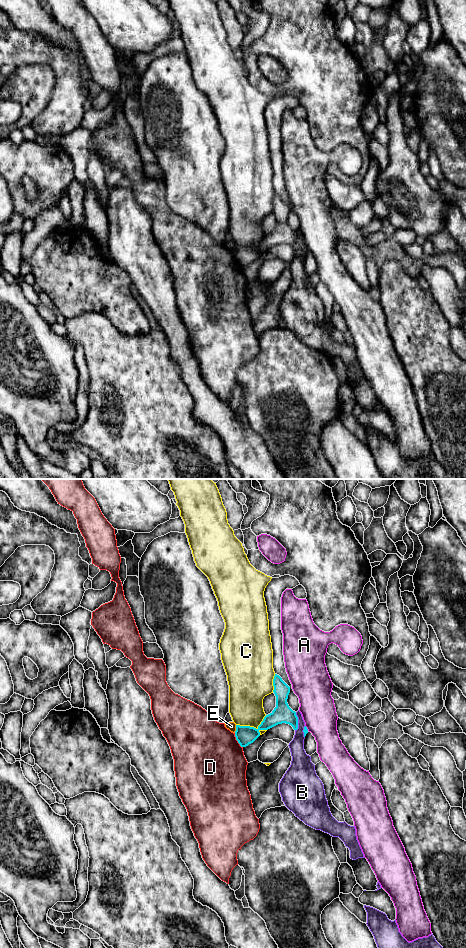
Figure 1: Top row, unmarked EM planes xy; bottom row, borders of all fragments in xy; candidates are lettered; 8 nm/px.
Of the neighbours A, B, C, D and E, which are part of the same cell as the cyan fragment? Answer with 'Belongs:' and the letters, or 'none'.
Belongs: none

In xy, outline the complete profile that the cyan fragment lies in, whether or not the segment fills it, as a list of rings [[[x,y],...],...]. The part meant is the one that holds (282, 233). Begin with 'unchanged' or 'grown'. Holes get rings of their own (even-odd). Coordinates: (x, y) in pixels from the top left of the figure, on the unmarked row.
unchanged; [[[277,194],[274,196],[273,206],[273,212],[276,216],[276,227],[264,237],[258,248],[236,245],[235,257],[241,267],[246,267],[253,263],[260,256],[260,250],[268,250],[278,244],[286,243],[291,245],[294,250],[298,249],[296,232],[287,223],[290,207]]]

